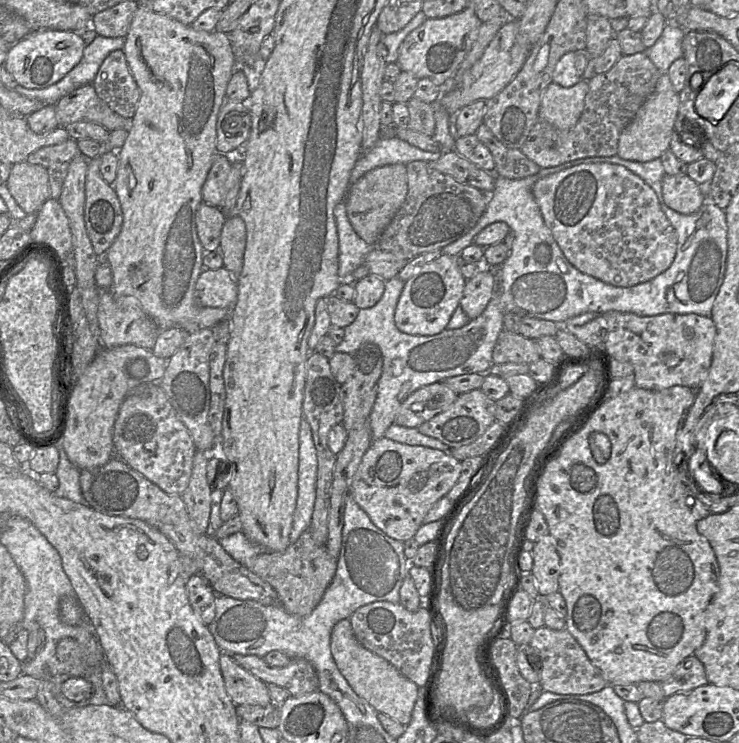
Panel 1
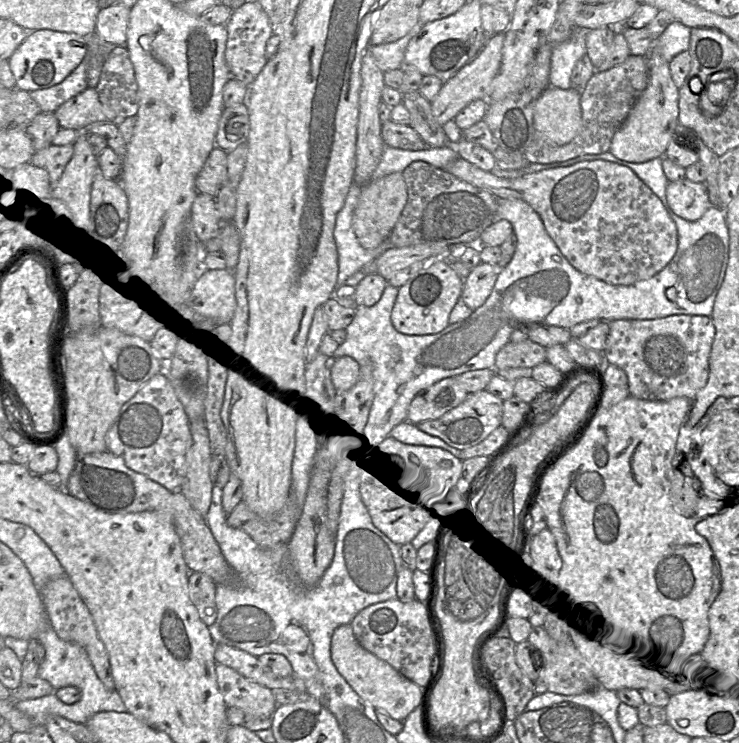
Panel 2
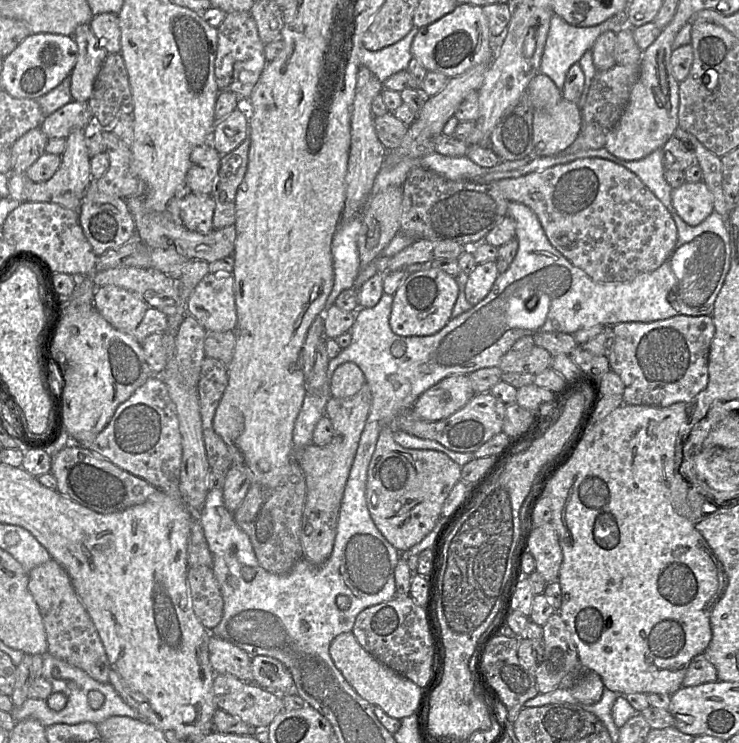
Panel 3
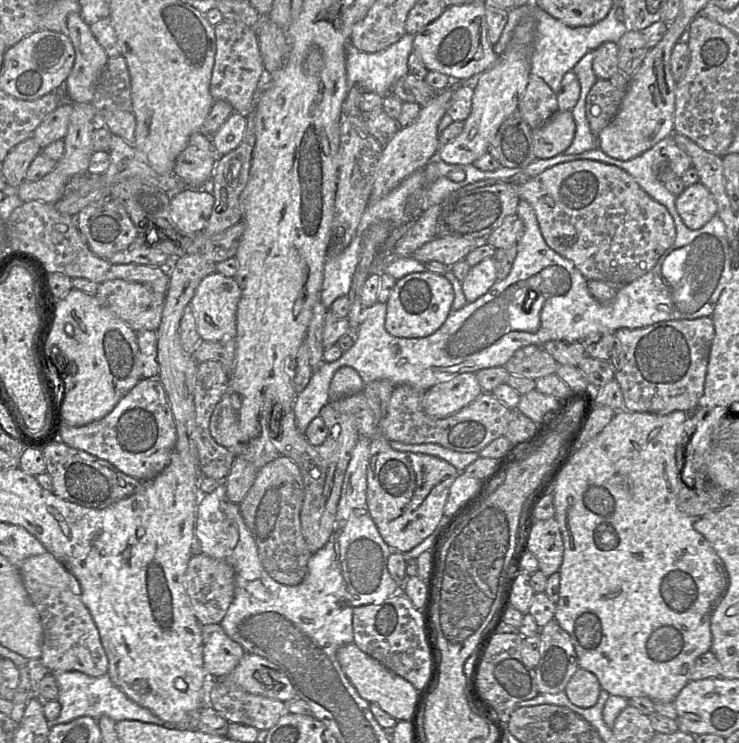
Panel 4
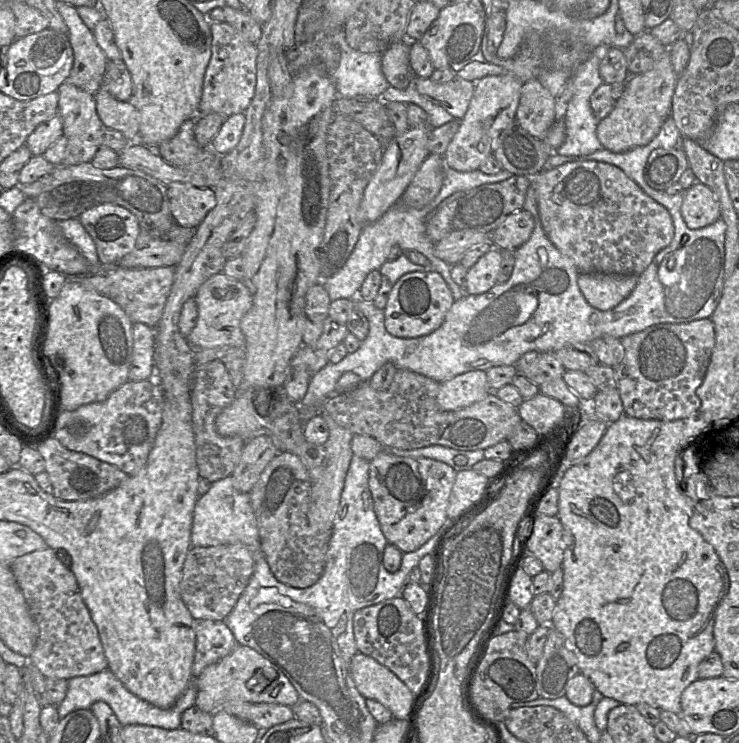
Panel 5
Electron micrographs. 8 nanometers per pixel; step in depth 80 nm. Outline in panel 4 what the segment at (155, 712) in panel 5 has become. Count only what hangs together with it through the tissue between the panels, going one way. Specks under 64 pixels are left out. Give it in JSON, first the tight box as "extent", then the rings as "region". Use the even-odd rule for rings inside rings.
{"extent":[50,671,167,727],"region":[[[78,671],[51,674],[53,674],[57,680],[59,688],[57,700],[61,705],[61,711],[55,720],[50,721],[50,727],[57,724],[68,723],[81,716],[90,716],[94,719],[98,719],[101,716],[108,716],[115,722],[135,720],[159,726],[167,725],[151,711],[130,700],[116,685],[114,685],[107,673],[100,677],[92,677]]]}

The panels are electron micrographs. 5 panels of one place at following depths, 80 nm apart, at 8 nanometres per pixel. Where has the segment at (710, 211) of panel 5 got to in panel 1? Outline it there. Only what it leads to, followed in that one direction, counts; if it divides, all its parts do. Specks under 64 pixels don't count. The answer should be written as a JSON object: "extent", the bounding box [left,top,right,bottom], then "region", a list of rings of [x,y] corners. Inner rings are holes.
{"extent":[662,174,706,215],"region":[[[687,174],[665,175],[662,181],[662,196],[670,209],[682,215],[692,215],[706,202],[706,189]]]}

